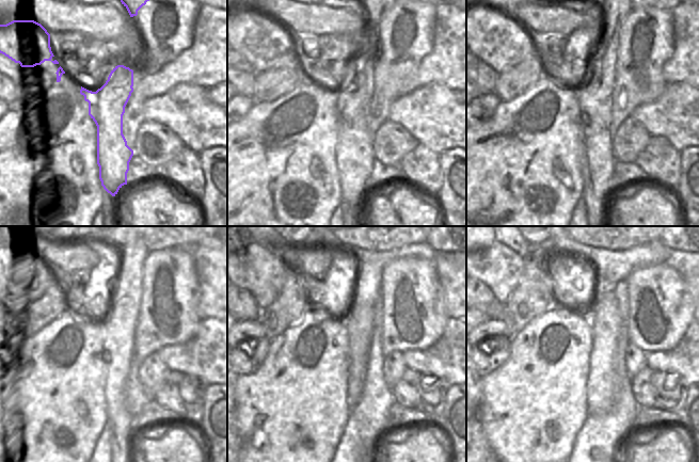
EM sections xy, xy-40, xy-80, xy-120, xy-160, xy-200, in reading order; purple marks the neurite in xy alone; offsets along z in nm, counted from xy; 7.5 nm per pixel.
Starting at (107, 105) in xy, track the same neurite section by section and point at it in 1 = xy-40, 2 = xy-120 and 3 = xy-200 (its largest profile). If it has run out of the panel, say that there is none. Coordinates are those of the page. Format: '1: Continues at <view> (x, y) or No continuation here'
1: Continues at xy-40 (354, 155)
2: Continues at xy-120 (121, 321)
3: Continues at xy-200 (599, 289)

